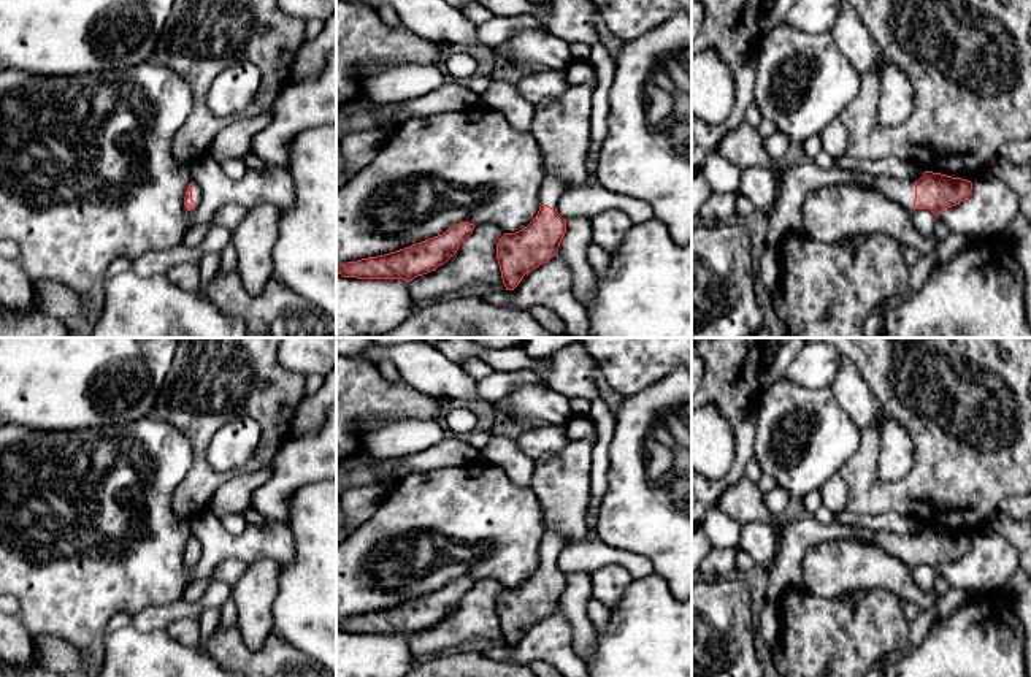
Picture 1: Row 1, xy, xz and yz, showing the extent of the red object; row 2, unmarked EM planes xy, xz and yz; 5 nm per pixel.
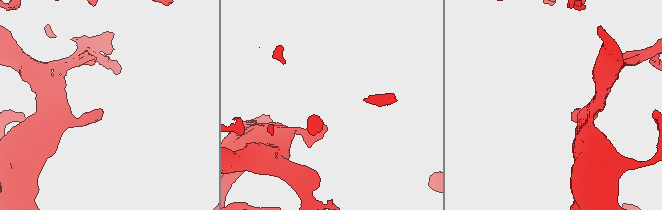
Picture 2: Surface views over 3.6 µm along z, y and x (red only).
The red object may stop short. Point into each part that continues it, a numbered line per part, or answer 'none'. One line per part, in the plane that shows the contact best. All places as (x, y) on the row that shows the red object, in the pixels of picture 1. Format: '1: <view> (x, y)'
1: yz (744, 146)

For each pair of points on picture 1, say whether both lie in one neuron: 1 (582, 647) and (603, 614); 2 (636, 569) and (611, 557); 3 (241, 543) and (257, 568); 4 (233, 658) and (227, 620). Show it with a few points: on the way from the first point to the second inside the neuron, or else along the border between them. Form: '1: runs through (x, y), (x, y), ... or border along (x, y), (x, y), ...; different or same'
1: border along (590, 598), (587, 617), (597, 630); different
2: runs through (630, 563), (617, 557); same
3: border along (248, 562), (257, 555), (268, 555), (279, 565); different
4: border along (235, 625), (216, 630); different

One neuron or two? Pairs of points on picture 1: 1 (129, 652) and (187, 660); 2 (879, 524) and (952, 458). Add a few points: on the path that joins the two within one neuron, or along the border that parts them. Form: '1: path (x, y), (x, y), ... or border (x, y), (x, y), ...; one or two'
1: path (143, 660), (173, 660); one
2: border (854, 511), (898, 511), (925, 525); two

